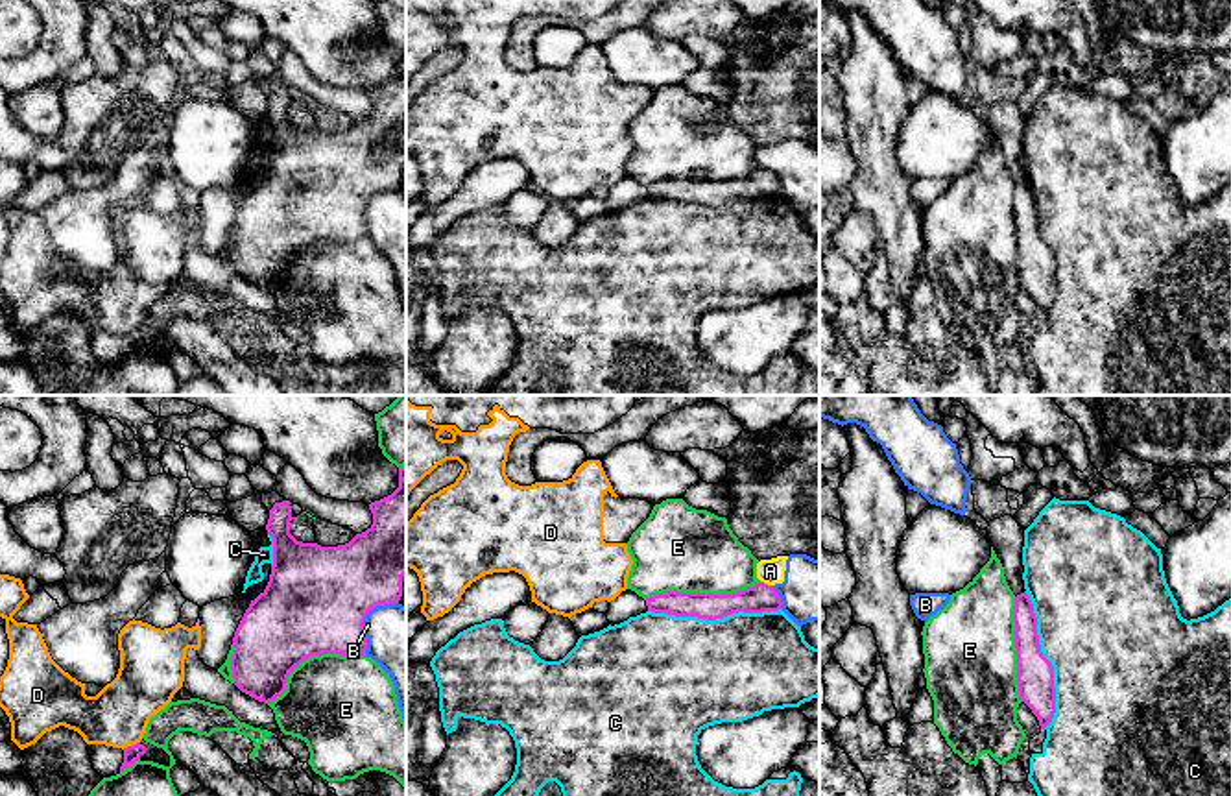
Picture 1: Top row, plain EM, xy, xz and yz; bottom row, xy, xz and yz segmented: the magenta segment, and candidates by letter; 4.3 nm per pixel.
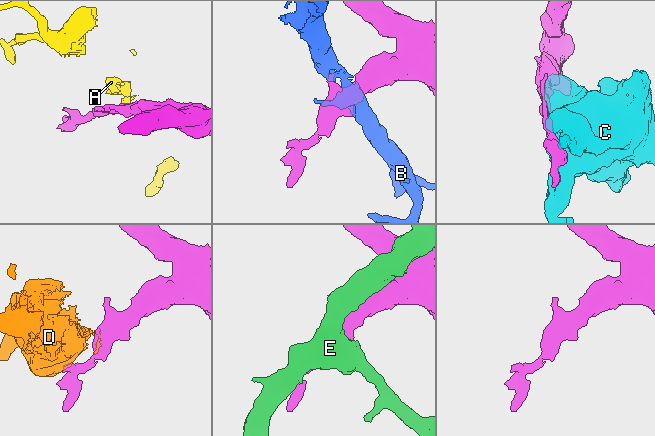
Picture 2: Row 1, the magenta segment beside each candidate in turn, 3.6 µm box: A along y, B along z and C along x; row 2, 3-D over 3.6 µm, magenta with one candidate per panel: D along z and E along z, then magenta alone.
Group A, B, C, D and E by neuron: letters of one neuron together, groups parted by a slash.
A B / C / D / E

